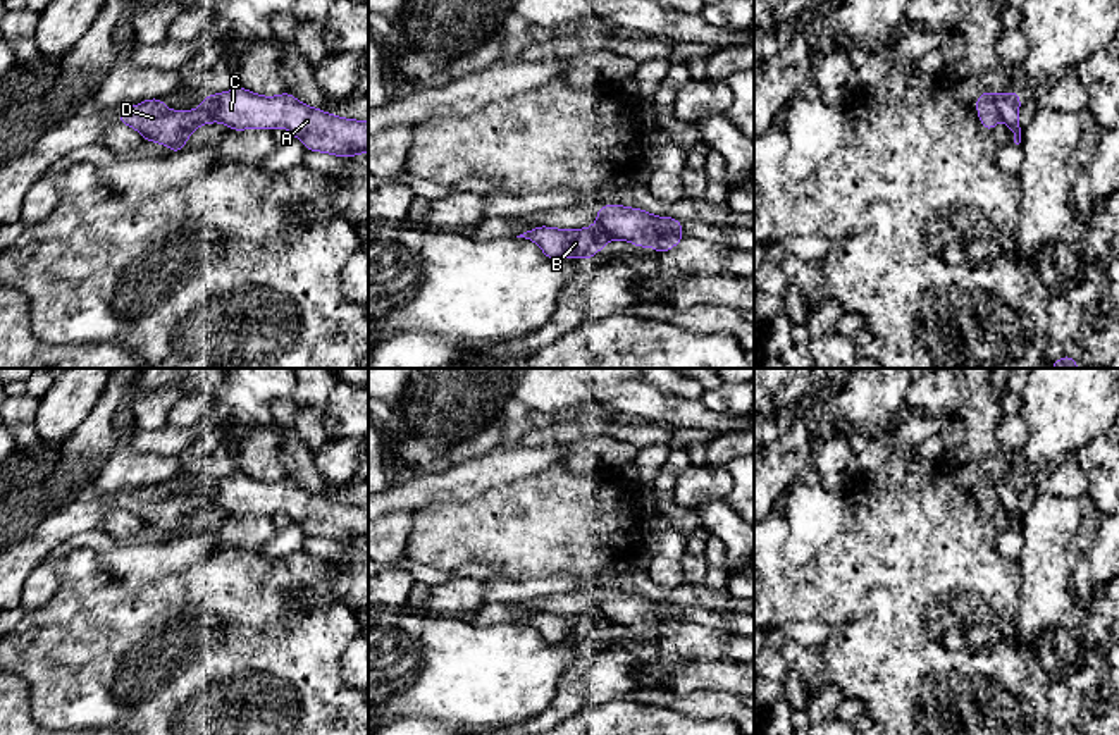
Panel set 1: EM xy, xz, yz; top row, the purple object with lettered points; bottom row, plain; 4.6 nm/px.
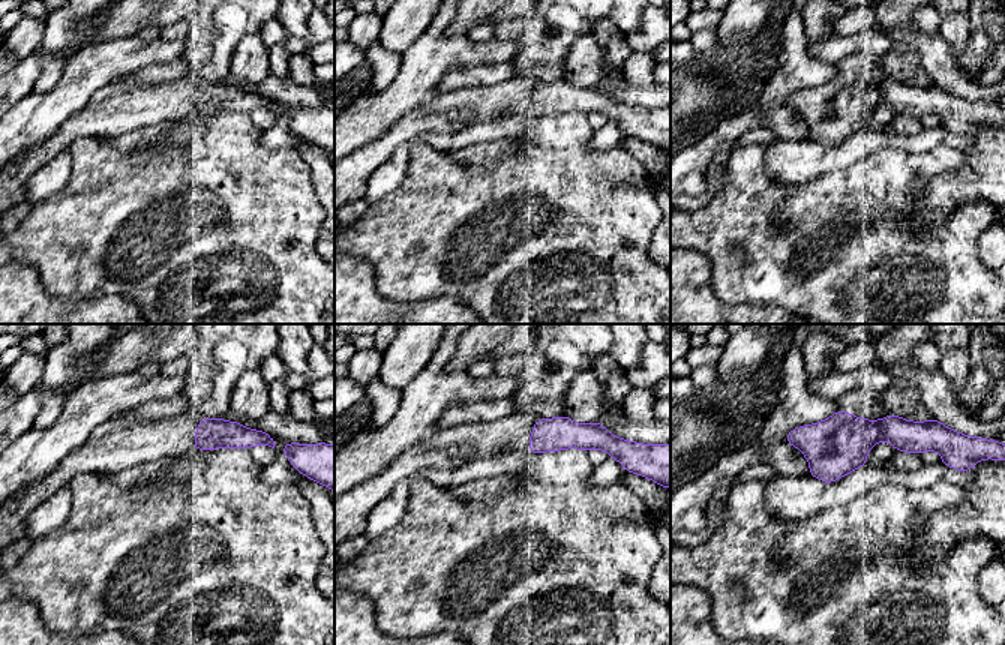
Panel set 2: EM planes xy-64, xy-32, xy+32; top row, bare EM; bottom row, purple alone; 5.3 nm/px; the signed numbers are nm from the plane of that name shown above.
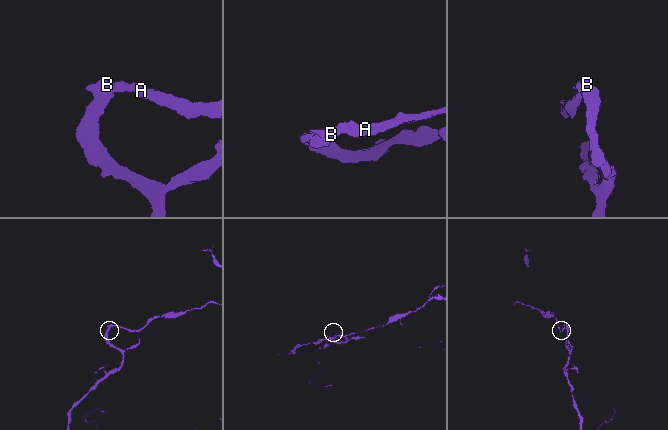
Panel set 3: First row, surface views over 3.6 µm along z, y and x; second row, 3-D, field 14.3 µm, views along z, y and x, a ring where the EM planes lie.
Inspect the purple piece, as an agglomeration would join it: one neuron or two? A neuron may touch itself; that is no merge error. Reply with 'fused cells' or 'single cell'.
fused cells

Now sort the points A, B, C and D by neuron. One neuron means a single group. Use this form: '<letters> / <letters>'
A C / B D

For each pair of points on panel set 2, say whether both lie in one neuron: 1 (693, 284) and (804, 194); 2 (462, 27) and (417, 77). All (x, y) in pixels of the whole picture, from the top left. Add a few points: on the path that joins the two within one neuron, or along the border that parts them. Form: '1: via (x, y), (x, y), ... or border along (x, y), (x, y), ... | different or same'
1: border along (686, 249), (710, 263), (711, 290), (726, 302) | different
2: border along (453, 15), (446, 33), (464, 36) | different

